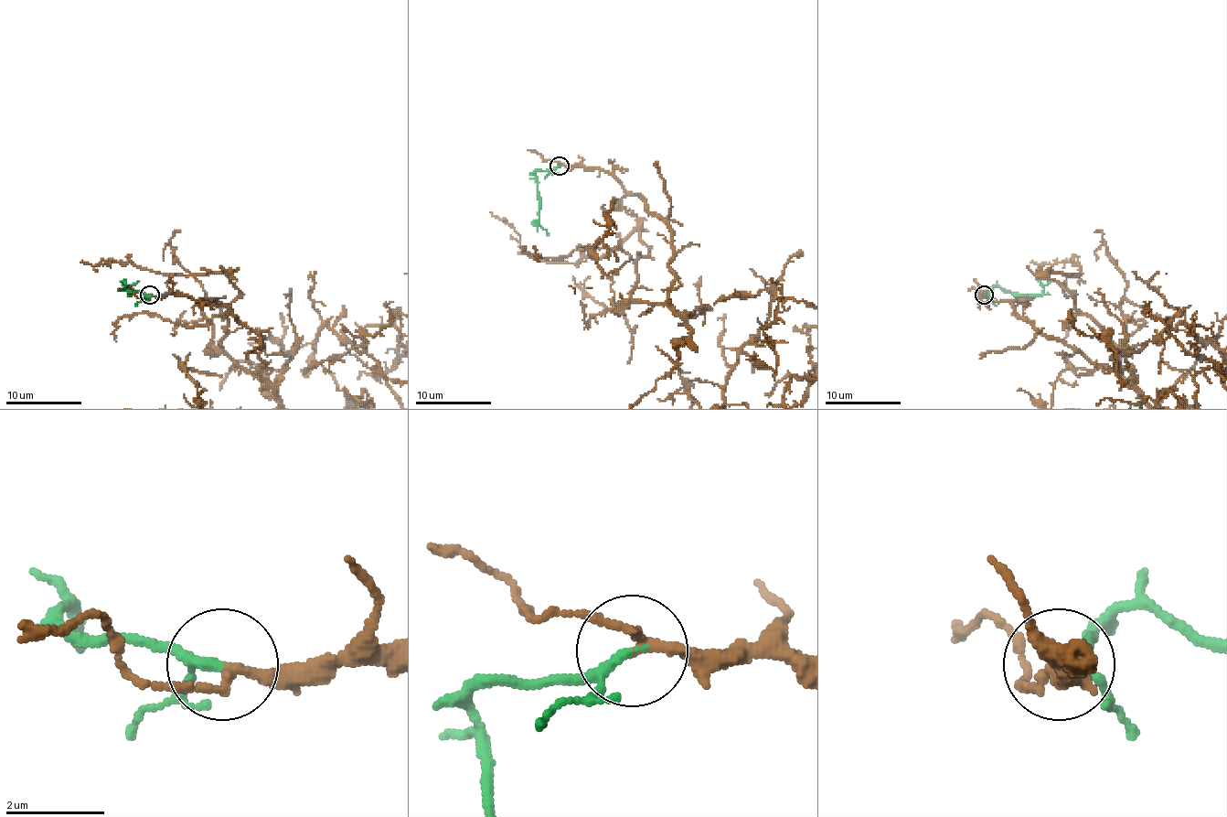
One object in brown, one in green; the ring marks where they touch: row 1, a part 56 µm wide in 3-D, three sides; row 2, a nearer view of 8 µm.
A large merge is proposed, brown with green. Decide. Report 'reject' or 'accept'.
accept

